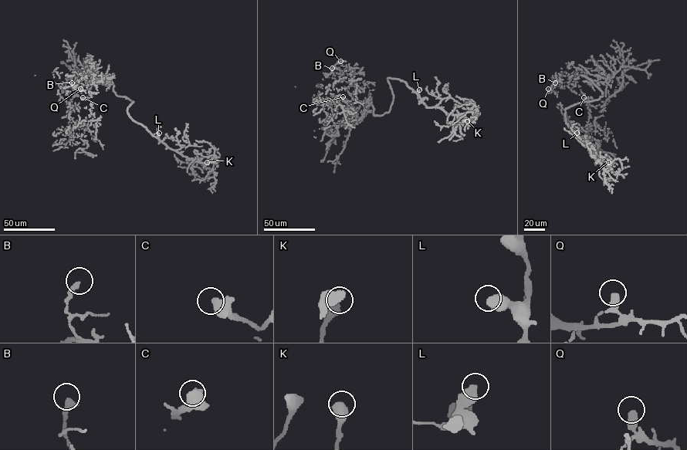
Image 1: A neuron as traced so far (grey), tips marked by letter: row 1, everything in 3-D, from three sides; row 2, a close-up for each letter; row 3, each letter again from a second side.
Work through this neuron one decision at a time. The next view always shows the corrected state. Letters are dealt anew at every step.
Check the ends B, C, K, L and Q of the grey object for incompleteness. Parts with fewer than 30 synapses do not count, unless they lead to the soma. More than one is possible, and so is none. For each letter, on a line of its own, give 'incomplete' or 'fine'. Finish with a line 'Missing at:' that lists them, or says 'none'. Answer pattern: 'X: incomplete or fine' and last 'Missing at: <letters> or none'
B: fine
C: fine
K: fine
L: fine
Q: fine
Missing at: none

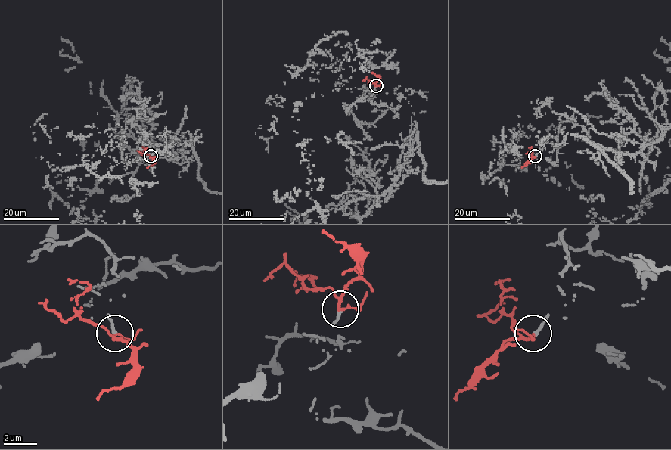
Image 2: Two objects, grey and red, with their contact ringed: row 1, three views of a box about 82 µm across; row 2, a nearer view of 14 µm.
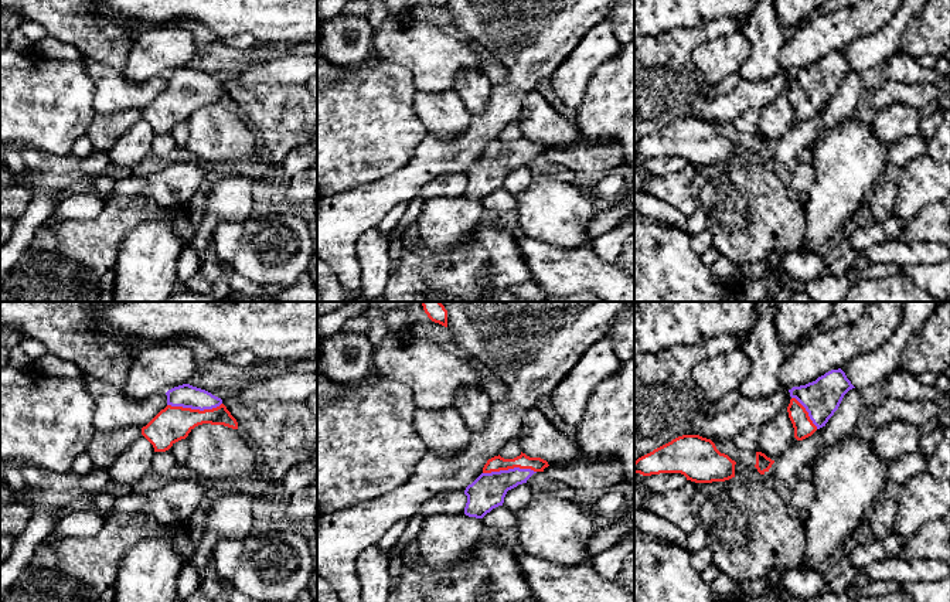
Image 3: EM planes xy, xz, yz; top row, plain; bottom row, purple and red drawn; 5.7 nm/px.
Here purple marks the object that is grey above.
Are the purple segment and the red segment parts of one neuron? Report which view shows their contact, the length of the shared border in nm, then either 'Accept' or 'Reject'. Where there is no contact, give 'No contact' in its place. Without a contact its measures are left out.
Touches purple in xy. Shared border 320 nm. Accept

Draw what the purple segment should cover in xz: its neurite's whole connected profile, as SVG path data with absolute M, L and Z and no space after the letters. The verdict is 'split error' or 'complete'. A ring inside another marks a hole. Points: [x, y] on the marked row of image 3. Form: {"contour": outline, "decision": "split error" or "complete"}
{"contour": "M522 452L514 459L504 459L500 455L488 459L483 473L464 490L464 514L483 518L493 509L503 506L508 490L527 483L534 473L544 472L548 466L546 460L530 458Z", "decision": "split error"}

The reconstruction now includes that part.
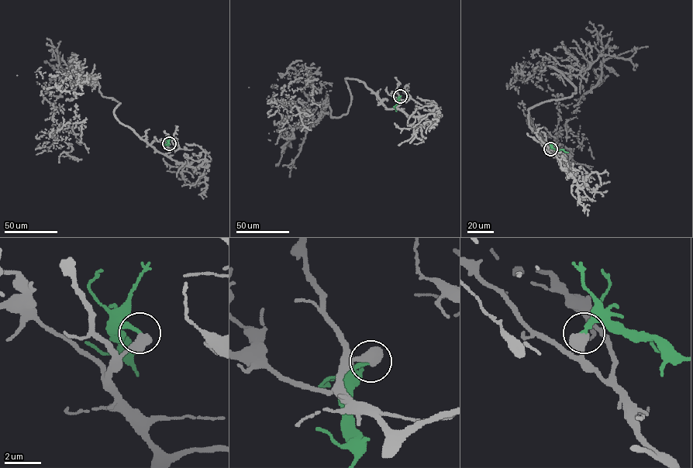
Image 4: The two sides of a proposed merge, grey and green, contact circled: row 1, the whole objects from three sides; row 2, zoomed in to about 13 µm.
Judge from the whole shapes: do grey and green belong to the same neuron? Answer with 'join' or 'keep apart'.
join

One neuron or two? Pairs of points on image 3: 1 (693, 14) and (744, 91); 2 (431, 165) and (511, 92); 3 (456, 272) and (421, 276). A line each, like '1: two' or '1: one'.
1: two
2: one
3: one

